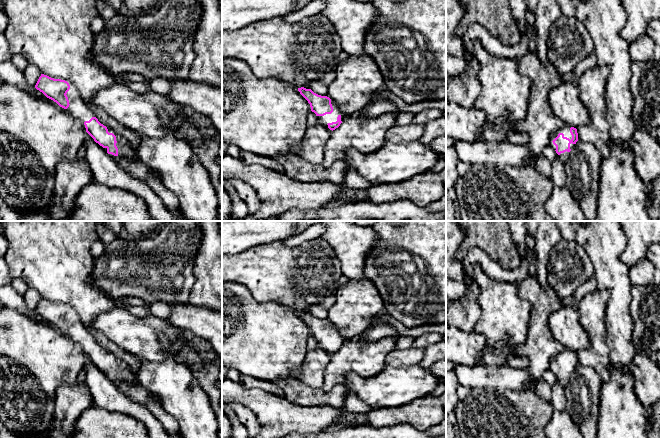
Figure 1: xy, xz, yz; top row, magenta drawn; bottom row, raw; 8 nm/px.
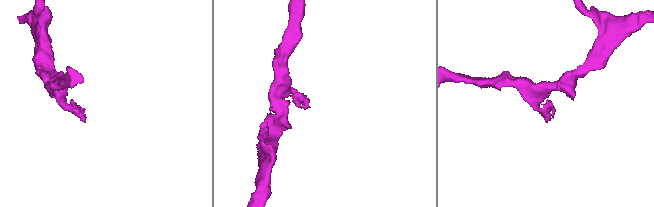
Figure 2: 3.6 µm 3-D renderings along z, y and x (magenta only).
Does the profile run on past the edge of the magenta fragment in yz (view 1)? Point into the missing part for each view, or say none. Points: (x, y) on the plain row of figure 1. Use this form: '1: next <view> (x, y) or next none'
1: next yz (565, 353)

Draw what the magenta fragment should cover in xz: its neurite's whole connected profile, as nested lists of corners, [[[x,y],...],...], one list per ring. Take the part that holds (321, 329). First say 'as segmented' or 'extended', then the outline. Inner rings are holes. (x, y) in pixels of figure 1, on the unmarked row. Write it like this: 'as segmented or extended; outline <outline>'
extended; outline [[[298,312],[300,318],[308,325],[311,335],[318,342],[318,347],[325,349],[330,354],[335,354],[348,339],[339,334],[338,330],[326,319],[321,320],[311,313]]]

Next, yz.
extended; outline [[[564,348],[559,354],[550,359],[549,364],[549,369],[556,375],[557,381],[565,389],[569,385],[570,375],[578,365],[577,353]]]

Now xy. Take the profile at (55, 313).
extended; outline [[[41,298],[35,312],[79,344],[86,356],[104,372],[116,387],[119,381],[130,385],[138,384],[136,374],[131,371],[128,364],[98,345],[73,308]]]

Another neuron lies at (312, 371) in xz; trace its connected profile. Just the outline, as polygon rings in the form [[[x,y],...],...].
[[[320,347],[309,350],[301,368],[295,371],[294,375],[304,384],[312,388],[322,388],[325,369],[331,357],[332,354]]]

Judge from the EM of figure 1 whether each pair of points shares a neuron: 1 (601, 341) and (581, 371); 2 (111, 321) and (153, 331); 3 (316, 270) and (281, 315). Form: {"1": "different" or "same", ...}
{"1": "different", "2": "same", "3": "different"}

